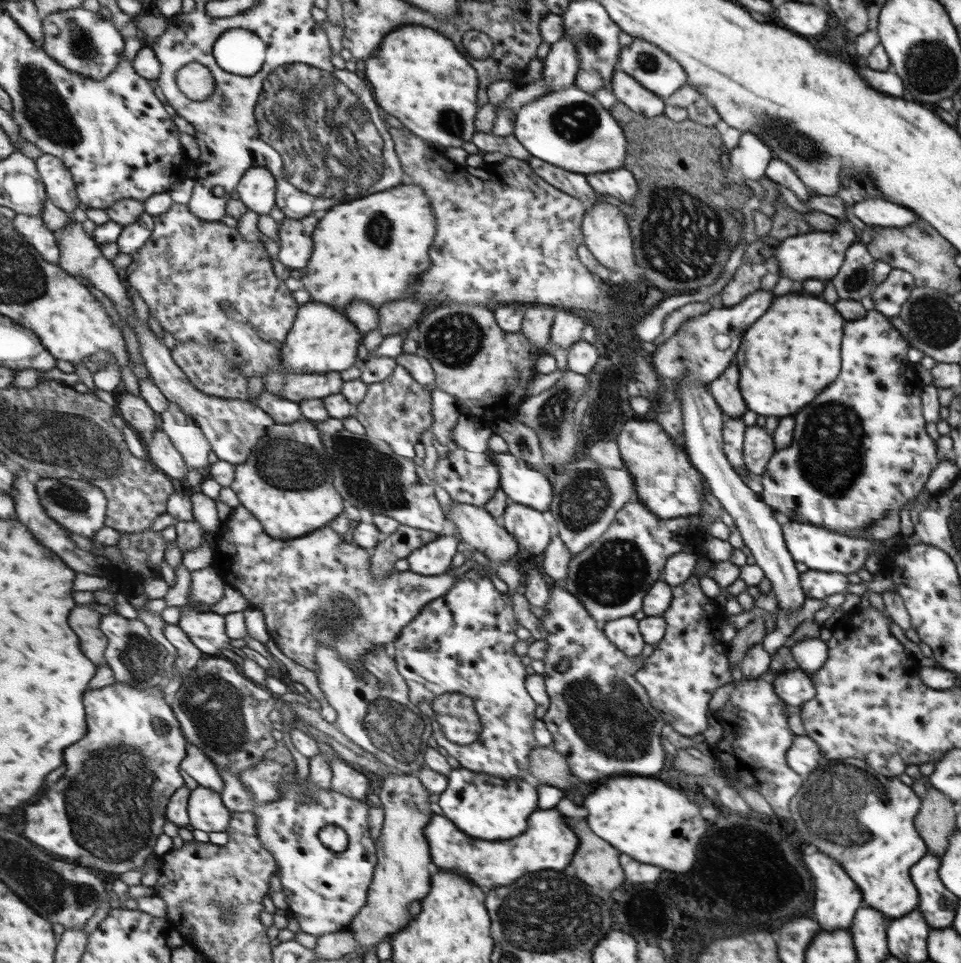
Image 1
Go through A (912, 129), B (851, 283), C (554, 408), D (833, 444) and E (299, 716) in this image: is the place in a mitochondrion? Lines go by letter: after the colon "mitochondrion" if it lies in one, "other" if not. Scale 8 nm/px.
A: other
B: mitochondrion
C: mitochondrion
D: mitochondrion
E: other

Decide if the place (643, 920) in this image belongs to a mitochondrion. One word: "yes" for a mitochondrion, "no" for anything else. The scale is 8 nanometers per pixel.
no

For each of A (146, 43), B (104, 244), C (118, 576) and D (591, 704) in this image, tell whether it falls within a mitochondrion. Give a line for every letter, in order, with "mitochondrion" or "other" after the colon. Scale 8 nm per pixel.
A: other
B: other
C: other
D: mitochondrion

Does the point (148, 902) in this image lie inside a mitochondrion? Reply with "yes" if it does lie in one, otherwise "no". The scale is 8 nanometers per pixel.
no

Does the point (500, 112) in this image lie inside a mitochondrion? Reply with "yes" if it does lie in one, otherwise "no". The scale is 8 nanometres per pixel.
no

